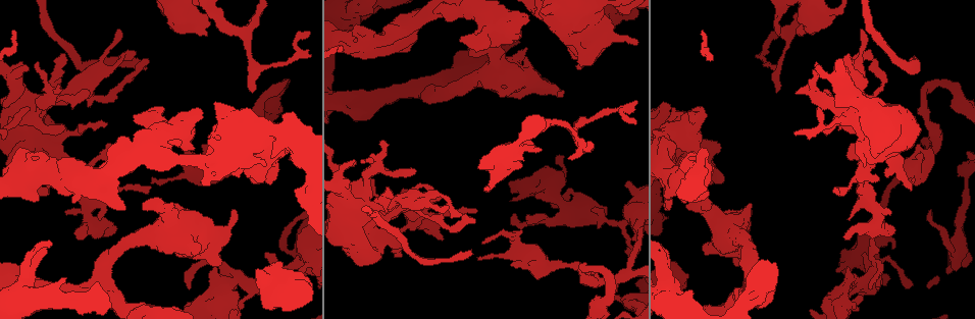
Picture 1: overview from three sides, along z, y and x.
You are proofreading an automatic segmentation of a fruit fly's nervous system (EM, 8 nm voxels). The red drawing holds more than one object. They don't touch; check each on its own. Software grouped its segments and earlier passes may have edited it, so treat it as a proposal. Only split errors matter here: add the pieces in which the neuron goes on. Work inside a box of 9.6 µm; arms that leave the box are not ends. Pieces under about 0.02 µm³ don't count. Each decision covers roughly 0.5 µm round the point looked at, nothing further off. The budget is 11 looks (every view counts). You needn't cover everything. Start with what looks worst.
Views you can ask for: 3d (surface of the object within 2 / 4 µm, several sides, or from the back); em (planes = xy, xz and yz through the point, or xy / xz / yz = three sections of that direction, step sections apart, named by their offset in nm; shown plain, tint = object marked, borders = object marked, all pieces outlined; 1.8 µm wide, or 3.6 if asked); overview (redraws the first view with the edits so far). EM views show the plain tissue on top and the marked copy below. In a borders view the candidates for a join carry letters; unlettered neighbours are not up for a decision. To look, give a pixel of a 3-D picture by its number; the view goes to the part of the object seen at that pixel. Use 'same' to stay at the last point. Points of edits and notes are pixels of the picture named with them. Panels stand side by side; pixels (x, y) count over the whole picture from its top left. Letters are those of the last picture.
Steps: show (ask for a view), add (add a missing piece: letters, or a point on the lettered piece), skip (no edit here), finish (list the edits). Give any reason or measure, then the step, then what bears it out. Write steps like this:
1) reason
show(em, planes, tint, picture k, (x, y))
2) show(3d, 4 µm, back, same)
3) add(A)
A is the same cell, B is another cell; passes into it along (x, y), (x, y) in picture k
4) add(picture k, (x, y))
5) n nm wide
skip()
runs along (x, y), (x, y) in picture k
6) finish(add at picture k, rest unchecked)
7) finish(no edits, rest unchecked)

an open end
show(em, xz, step 16, borders, picture 1, (470, 256))

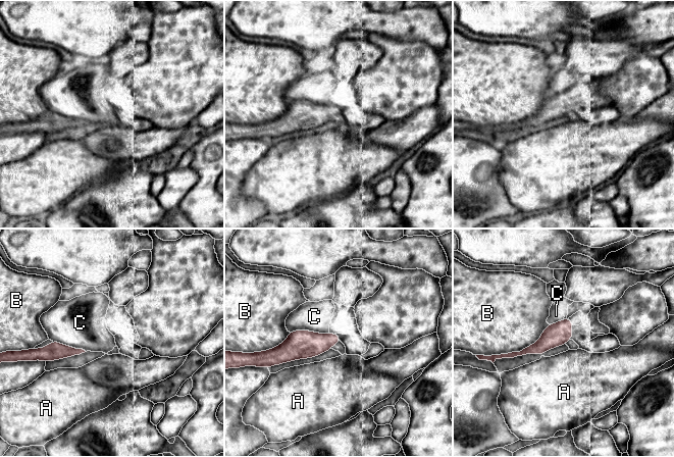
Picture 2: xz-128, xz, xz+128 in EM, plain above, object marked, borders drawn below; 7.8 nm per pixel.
cut it another way
show(em, planes, borders, same)

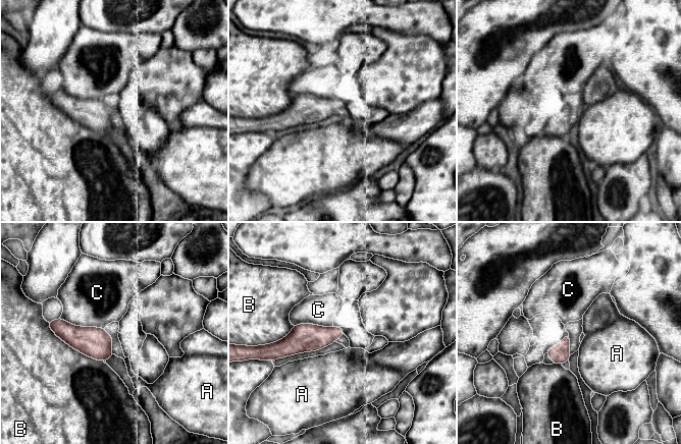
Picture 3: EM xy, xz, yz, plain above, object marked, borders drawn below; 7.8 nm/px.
130 nm wide; B touches over 550 nm
skip()
A, B and C are other cells; no lettered piece goes on from it

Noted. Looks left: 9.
show(3d, 4 µm, picture 1, (686, 276))

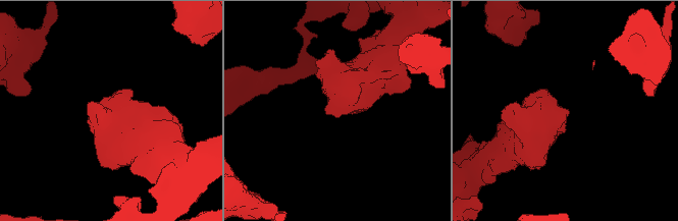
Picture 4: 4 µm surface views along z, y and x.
show(em, 3.6 µm, xy, step 4, tint, picture 4, (566, 112))

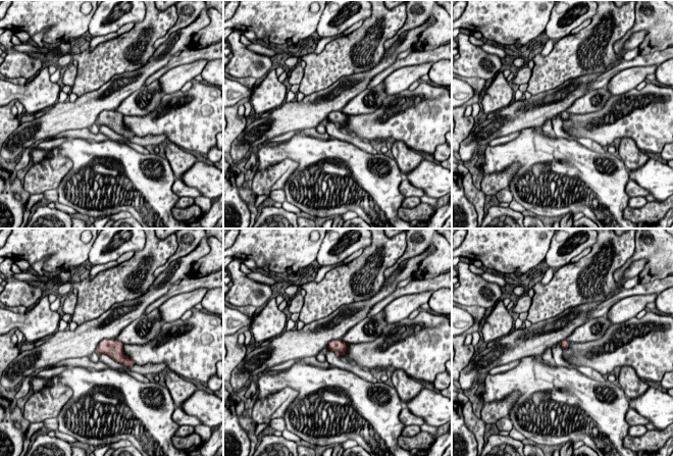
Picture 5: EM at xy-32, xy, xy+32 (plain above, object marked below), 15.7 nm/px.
show(em, 3.6 µm, xy, step 4, borders, same)

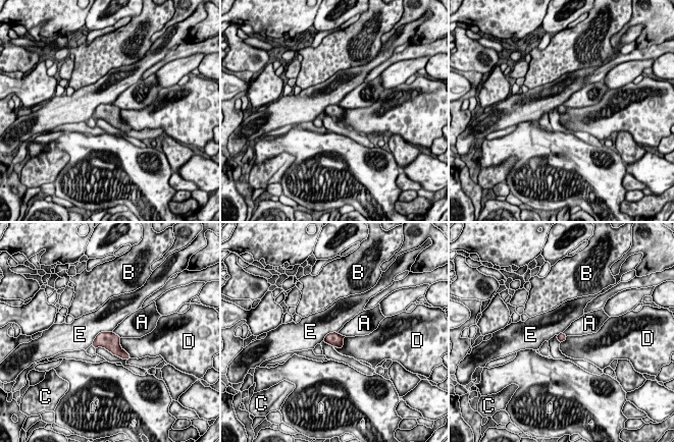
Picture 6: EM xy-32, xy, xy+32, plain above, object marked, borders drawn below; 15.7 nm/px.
skip()
A, B, C, D and E are other cells; none of them fits

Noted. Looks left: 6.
touches itself
show(3d, 4 µm, picture 1, (25, 288))

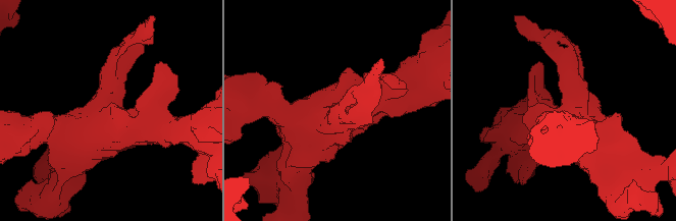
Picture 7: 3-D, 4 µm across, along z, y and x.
show(em, 3.6 µm, planes, borders, picture 7, (580, 110))

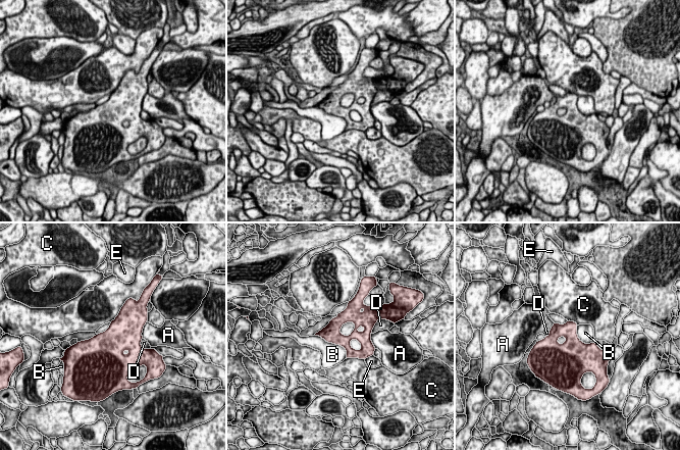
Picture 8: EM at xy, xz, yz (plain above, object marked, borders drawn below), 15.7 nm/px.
skip()
A, B, C, D and E are other cells; border along (314, 335), (341, 345), (346, 358) in picture 8; none of them fits

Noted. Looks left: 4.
sharp bend
show(3d, 4 µm, picture 1, (187, 215))

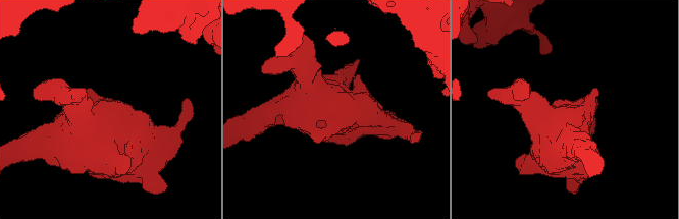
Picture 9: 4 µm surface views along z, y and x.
show(em, 3.6 µm, xy, step 16, borders, picture 9, (576, 103))

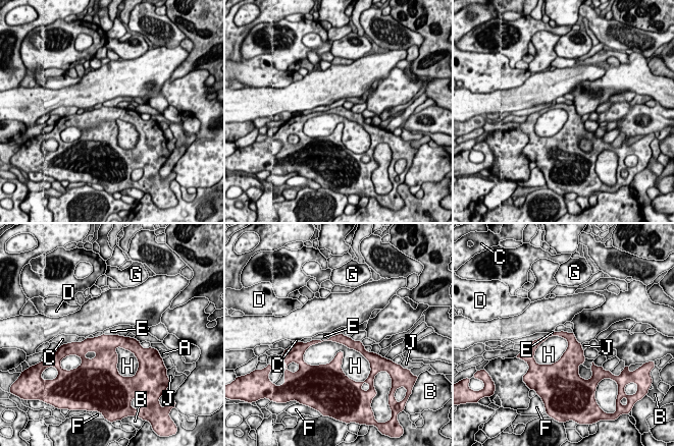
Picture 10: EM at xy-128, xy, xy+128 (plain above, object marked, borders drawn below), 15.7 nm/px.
skip()
A, B, C, D, E, F, G, H and J are other cells; runs along (334, 338), (348, 341), (362, 350) in picture 10; no lettered piece goes on from it

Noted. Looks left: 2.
finish(no edits, rest unchecked)

